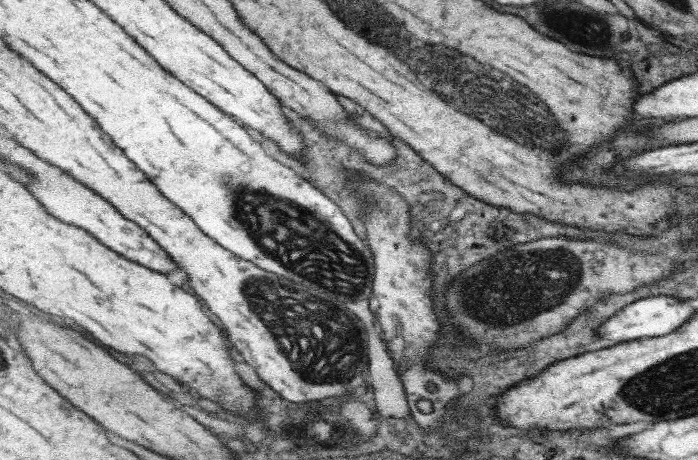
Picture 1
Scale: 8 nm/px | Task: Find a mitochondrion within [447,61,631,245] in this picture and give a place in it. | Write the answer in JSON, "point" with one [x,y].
{"point":[484,178]}

